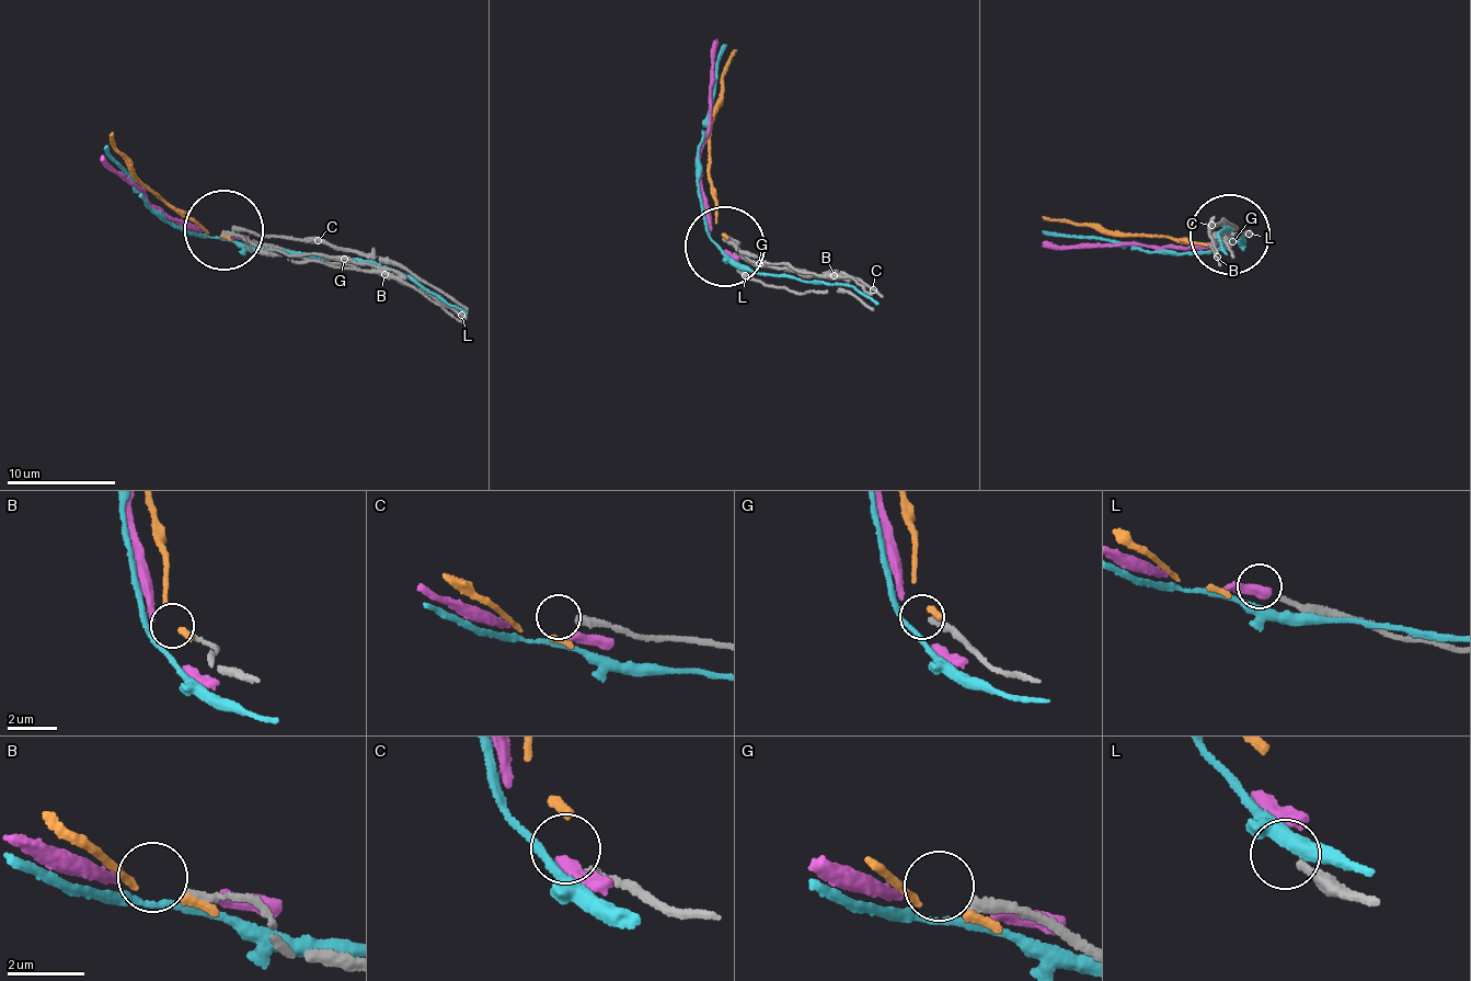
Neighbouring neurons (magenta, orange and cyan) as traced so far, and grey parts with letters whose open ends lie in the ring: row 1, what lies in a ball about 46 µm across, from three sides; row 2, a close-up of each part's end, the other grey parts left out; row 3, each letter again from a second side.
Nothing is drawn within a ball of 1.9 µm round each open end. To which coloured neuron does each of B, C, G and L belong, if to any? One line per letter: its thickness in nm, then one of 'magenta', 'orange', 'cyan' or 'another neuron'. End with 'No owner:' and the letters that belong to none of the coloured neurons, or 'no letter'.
B: calibre 190 nm; another neuron
C: calibre 400 nm; another neuron
G: calibre 320 nm; another neuron
L: calibre 200 nm; another neuron
No owner: B, C, G, L

